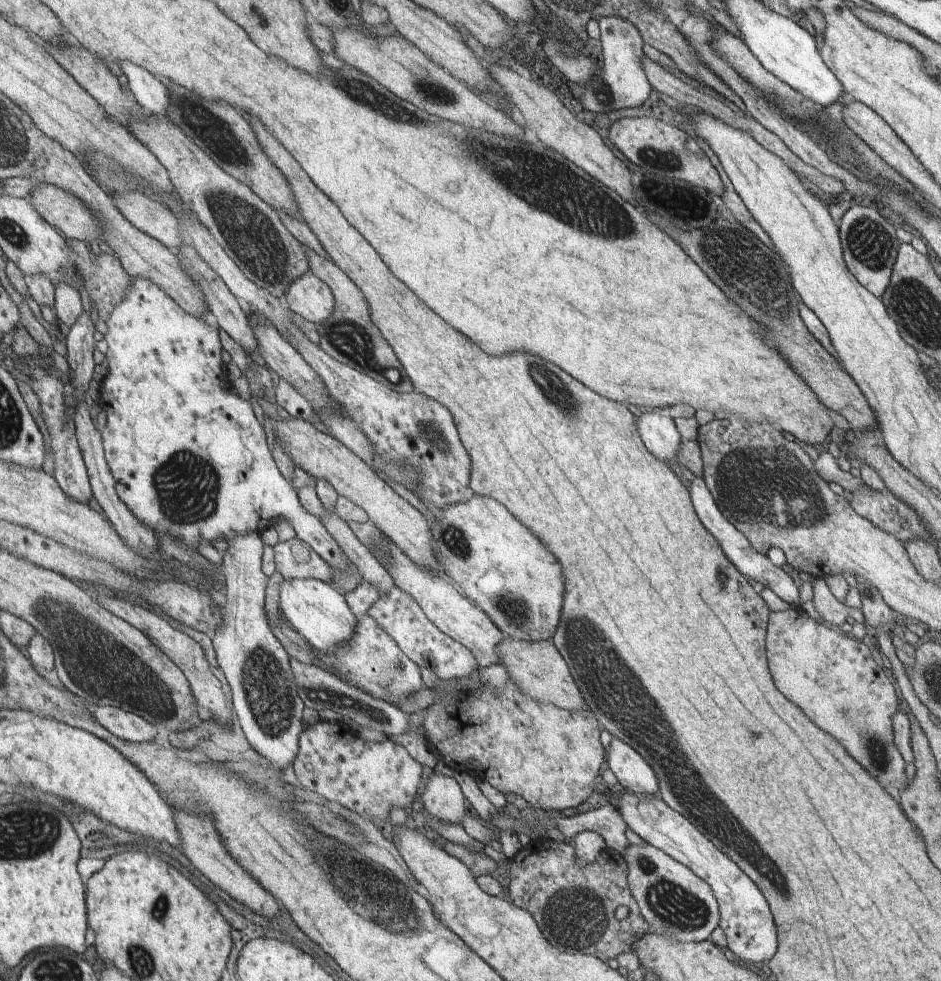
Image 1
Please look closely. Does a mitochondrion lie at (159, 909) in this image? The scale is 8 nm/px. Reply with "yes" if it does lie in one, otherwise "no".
yes

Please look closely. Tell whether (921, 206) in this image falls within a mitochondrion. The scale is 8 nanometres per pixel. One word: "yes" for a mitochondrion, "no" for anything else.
no

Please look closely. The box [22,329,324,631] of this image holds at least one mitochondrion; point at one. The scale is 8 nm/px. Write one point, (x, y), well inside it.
(187, 487)

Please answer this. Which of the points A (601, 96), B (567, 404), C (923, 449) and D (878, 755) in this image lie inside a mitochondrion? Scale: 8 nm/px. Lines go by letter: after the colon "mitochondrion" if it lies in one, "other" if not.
A: mitochondrion
B: mitochondrion
C: other
D: mitochondrion

